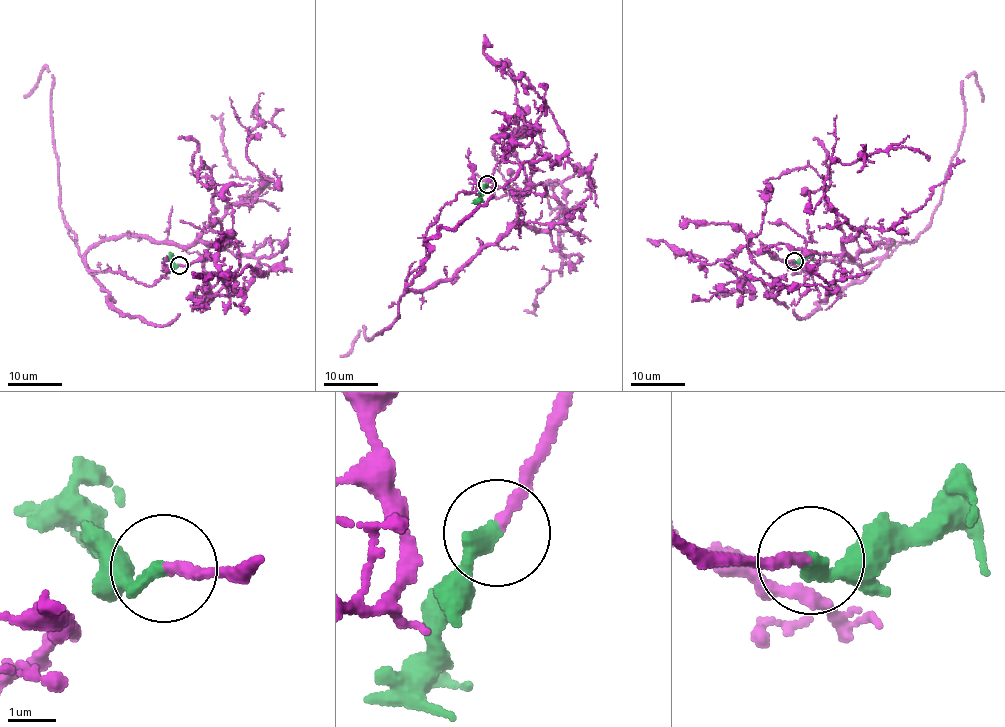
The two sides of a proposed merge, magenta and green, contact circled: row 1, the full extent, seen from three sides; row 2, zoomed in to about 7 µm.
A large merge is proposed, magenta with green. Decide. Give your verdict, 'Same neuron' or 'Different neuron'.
Same neuron

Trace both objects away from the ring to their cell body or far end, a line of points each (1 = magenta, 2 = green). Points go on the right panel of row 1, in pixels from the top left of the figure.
1: (794, 261), (748, 248), (769, 179), (810, 166), (841, 248), (890, 255), (939, 203), (965, 77), (983, 101)
2: (794, 261), (802, 261), (811, 254)

